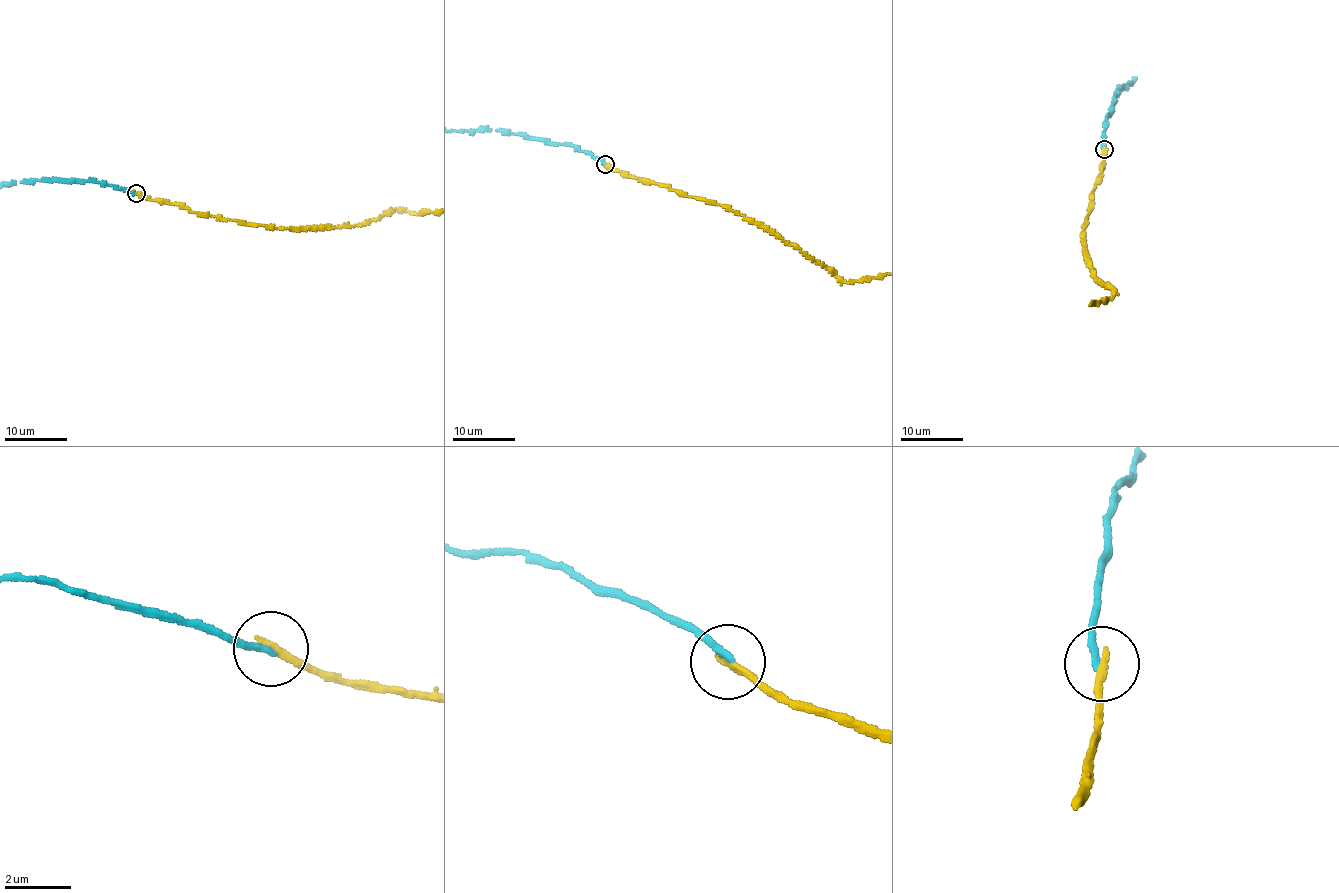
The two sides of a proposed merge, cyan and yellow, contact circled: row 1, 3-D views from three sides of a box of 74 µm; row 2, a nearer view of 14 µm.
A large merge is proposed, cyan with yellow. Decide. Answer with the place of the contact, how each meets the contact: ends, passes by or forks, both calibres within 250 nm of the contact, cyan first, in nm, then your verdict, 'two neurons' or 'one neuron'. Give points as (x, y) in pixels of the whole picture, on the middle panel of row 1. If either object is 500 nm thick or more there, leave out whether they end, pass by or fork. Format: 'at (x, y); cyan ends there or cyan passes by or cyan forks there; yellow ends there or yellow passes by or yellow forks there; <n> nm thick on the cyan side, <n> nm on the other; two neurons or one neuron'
at (605, 164); cyan ends there; yellow ends there; 200 nm thick on the cyan side, 240 nm on the other; two neurons

